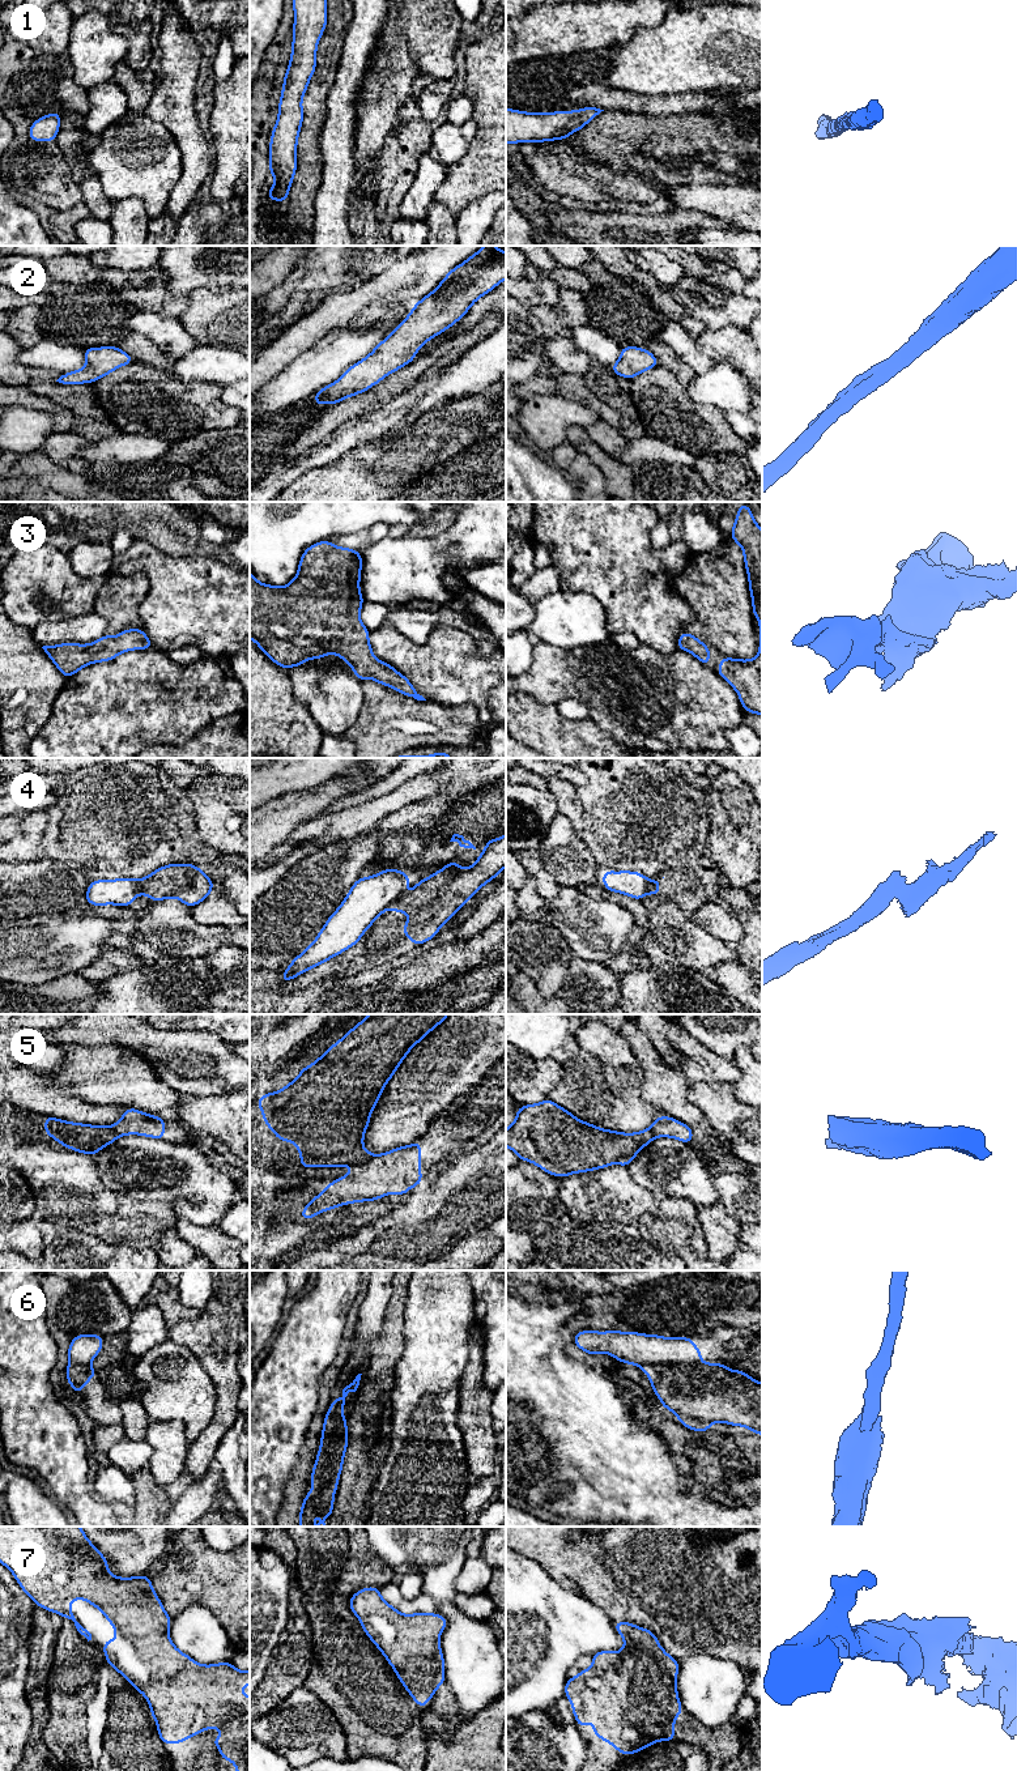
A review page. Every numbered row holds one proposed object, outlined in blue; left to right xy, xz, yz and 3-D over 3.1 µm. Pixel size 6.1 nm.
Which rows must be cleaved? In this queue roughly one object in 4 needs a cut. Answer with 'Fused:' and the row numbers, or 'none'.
Fused: 4, 5, 6

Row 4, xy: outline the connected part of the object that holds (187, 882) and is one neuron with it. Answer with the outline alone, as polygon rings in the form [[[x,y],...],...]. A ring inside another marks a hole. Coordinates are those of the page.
[[[167,864],[137,882],[137,894],[150,895],[152,903],[165,898],[176,898],[193,907],[203,902],[213,889],[213,882],[192,864]]]

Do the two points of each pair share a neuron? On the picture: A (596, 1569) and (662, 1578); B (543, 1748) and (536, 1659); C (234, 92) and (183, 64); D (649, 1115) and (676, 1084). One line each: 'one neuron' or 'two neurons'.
A: one neuron
B: two neurons
C: two neurons
D: two neurons

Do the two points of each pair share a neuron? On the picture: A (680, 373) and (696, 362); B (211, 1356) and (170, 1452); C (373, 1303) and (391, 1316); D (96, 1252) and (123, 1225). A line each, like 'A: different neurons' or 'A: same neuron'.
A: different neurons
B: different neurons
C: different neurons
D: different neurons

